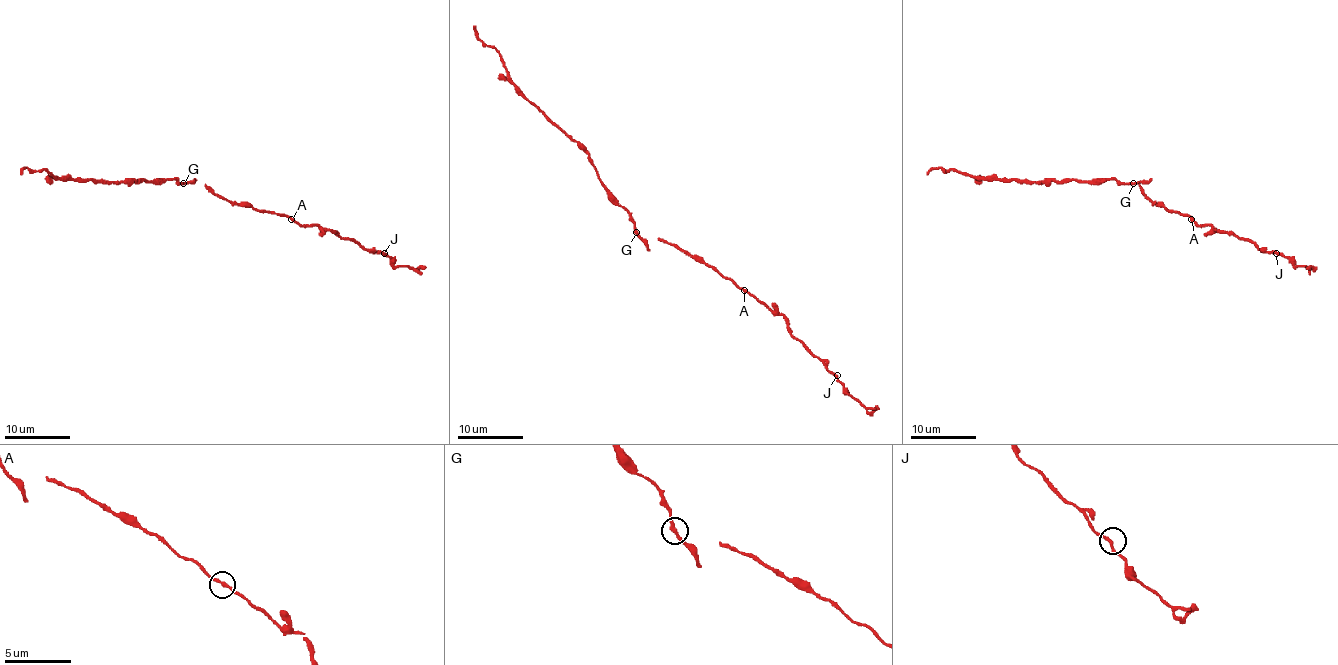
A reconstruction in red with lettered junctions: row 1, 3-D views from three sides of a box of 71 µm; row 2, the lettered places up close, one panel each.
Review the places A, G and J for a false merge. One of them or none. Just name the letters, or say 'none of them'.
G

